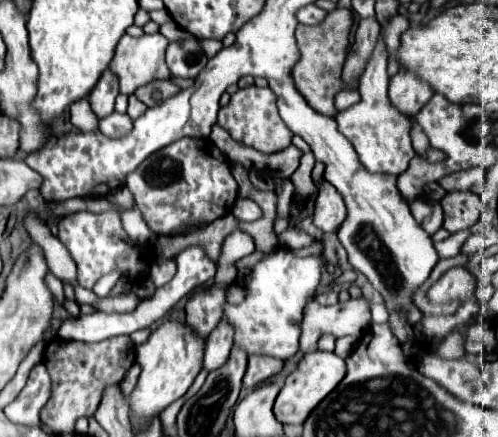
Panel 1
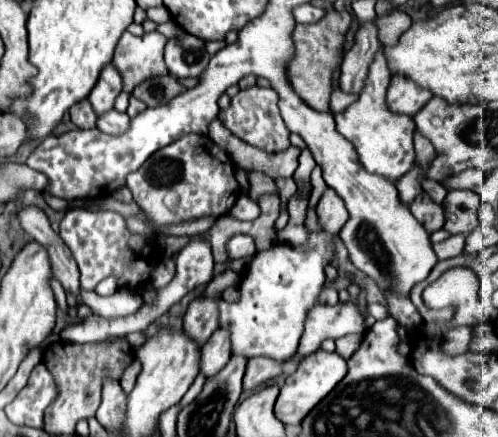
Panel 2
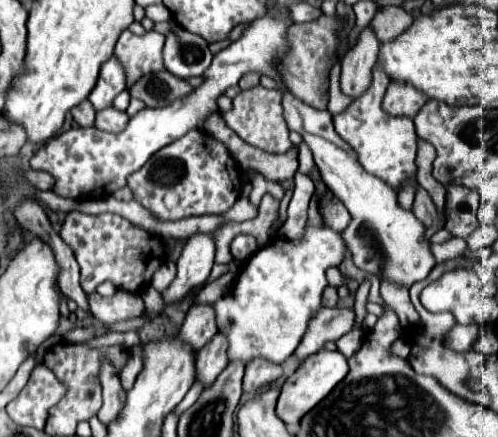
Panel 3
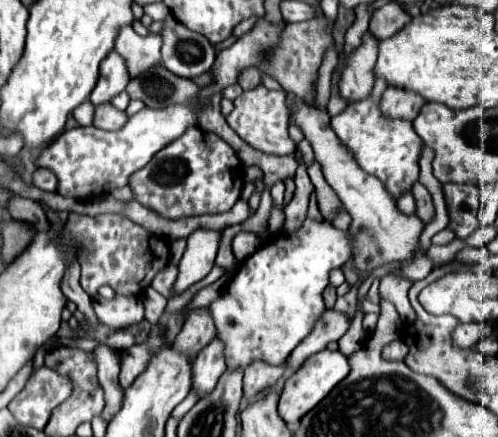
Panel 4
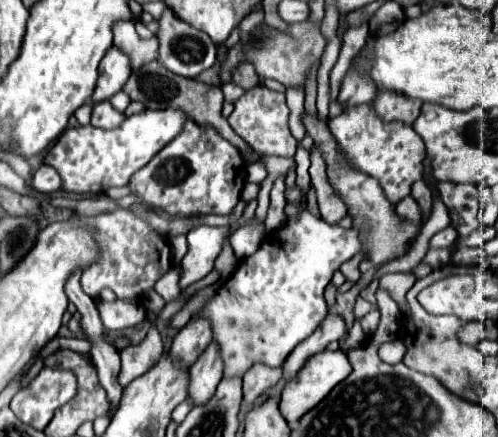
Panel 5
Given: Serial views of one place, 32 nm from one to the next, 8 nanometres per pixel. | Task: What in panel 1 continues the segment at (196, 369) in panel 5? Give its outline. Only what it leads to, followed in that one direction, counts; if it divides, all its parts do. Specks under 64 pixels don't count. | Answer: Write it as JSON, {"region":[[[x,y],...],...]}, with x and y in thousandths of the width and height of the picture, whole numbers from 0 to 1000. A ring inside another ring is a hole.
{"region":[[[442,732],[426,764],[414,773],[414,805],[410,805],[410,842],[418,851],[442,842],[450,824],[458,824],[462,796],[470,787],[470,751],[466,741]]]}

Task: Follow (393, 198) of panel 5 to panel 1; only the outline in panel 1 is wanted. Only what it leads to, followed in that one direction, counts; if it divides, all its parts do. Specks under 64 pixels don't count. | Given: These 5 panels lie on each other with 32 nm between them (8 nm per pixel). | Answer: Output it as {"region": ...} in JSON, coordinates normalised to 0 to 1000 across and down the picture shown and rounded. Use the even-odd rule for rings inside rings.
{"region":[[[763,78],[755,110],[731,156],[731,169],[723,178],[723,220],[727,229],[711,243],[703,243],[691,256],[679,256],[675,279],[679,279],[679,297],[707,325],[707,334],[715,339],[715,352],[727,371],[727,380],[743,394],[775,394],[775,398],[807,398],[823,366],[835,357],[831,339],[827,339],[827,320],[823,320],[823,270],[811,265],[807,256],[799,256],[779,224],[779,165],[775,165],[775,137],[779,137],[779,119],[775,119],[775,101],[771,87]]]}

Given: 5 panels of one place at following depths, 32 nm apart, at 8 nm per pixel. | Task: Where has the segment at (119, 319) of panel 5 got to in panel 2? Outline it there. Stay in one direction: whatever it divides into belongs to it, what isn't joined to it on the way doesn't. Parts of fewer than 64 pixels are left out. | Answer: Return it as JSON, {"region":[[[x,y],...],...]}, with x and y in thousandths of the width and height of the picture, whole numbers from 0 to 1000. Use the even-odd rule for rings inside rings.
{"region":[[[161,659],[161,682],[165,682],[165,696],[181,700],[189,719],[213,723],[213,728],[265,719],[281,705],[281,691],[285,691],[285,677],[261,659],[245,659],[233,673],[213,677],[213,682],[197,677],[193,668],[177,668],[177,664]]]}

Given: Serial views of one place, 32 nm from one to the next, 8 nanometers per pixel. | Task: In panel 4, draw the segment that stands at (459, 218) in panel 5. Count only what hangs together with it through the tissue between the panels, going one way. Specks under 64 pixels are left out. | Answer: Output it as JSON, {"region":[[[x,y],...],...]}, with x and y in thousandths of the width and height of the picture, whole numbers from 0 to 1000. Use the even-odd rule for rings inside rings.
{"region":[[[892,421],[896,476],[900,476],[900,522],[928,549],[936,549],[960,517],[964,449],[960,430],[948,421]]]}

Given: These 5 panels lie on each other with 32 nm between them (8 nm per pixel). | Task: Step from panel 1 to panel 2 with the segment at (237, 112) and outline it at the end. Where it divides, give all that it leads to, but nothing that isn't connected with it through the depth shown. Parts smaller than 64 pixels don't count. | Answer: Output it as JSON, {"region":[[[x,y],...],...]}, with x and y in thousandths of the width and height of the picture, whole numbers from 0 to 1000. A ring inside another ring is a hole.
{"region":[[[502,197],[494,206],[482,206],[462,243],[454,252],[442,252],[438,261],[442,279],[486,325],[522,339],[530,348],[566,348],[582,334],[582,302],[562,265],[558,252],[558,220],[546,201],[522,201],[522,197]]]}

